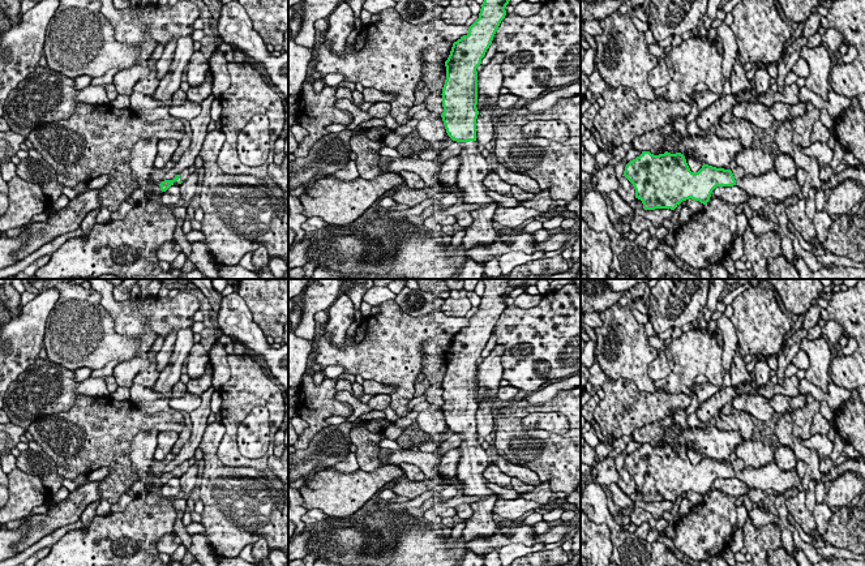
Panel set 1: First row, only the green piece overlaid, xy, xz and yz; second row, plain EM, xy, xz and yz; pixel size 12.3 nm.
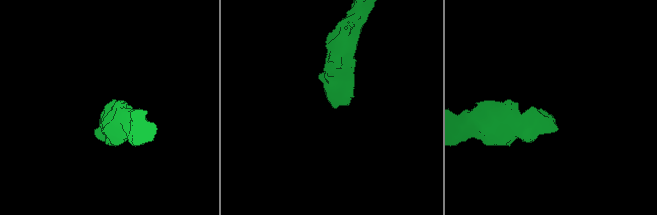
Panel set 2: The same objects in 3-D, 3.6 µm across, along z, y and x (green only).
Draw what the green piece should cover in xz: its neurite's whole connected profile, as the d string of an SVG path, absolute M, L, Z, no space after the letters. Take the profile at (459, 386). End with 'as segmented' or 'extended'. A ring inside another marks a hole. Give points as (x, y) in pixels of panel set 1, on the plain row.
M483 279L484 293L480 297L479 310L468 320L468 326L461 329L453 335L450 347L445 353L446 359L446 372L442 380L442 399L441 406L448 428L457 434L462 436L462 442L459 445L461 458L457 467L457 477L461 481L461 488L464 496L478 496L481 499L471 503L472 515L466 520L466 527L463 528L462 540L468 543L476 539L491 537L498 526L492 519L492 510L494 502L498 499L497 494L488 488L488 481L484 477L484 471L491 463L491 458L487 455L485 450L479 443L479 437L476 434L476 411L479 403L478 396L478 364L476 360L481 356L487 342L492 336L493 329L506 308L506 297L514 287L509 284L510 279Z | extended

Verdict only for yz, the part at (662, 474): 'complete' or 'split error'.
split error

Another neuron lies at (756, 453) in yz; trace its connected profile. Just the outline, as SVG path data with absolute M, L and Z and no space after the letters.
M753 438L741 442L733 453L744 460L746 467L759 468L774 460L774 449L770 442Z

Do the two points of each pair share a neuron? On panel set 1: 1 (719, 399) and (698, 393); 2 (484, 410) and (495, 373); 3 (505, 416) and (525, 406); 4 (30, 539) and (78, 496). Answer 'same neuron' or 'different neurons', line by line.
1: different neurons
2: different neurons
3: same neuron
4: same neuron

